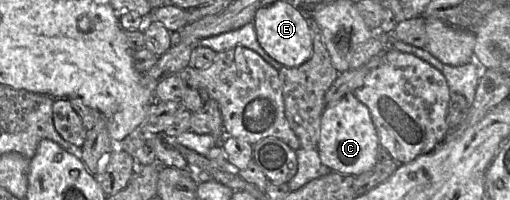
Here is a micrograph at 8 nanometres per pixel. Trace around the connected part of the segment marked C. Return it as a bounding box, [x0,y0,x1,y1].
[318,93,379,176]

